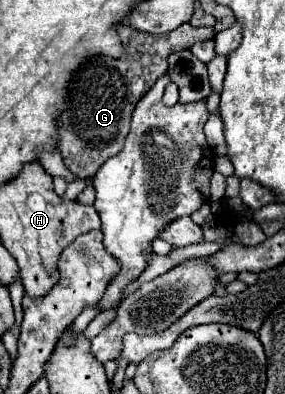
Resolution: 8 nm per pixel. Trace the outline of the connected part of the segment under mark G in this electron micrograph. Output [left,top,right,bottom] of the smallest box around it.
[55,23,215,177]

